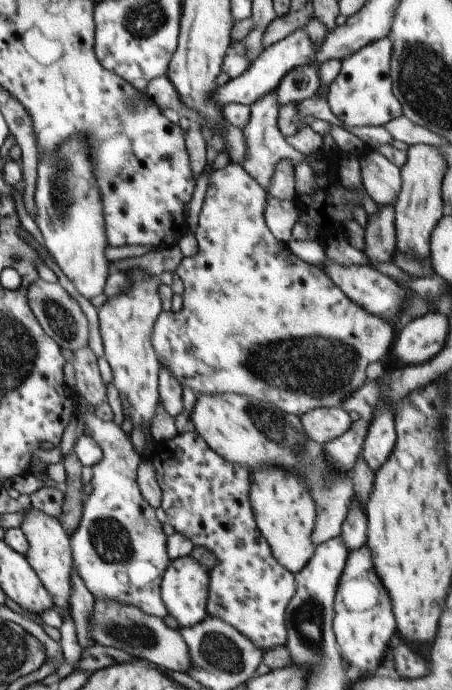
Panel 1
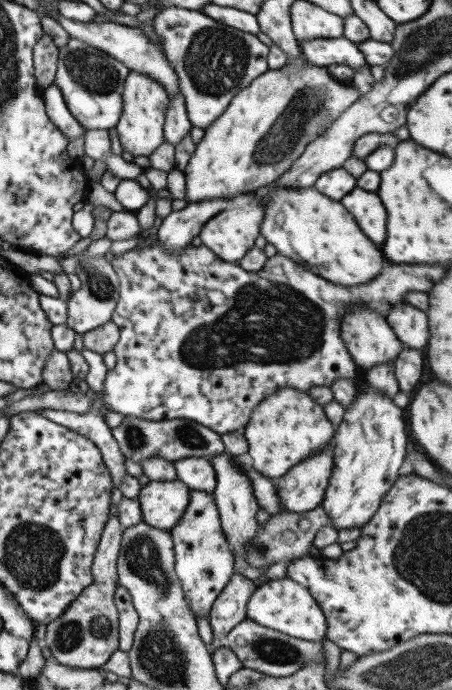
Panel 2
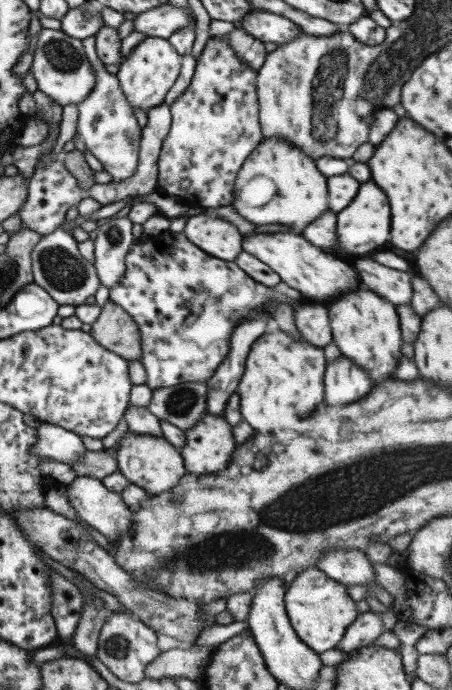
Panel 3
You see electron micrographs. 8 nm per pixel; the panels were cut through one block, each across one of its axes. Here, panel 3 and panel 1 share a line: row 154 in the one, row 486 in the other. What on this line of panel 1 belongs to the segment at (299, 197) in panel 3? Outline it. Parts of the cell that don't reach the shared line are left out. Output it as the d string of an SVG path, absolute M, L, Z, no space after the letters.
M261 467L247 469L247 472L248 499L257 530L267 541L273 558L285 570L295 574L307 564L315 548L310 534L315 524L316 510L310 492L295 473L283 467Z

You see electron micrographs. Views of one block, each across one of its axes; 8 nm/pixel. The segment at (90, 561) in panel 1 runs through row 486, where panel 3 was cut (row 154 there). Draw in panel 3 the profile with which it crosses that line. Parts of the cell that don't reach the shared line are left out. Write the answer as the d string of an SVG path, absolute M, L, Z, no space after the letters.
M94 36L81 40L83 53L95 71L95 84L89 96L85 96L85 100L76 104L78 110L76 132L85 148L101 163L102 170L111 176L111 181L121 182L136 171L141 129L137 125L130 104L125 102L121 94L113 69L99 62L94 40Z

